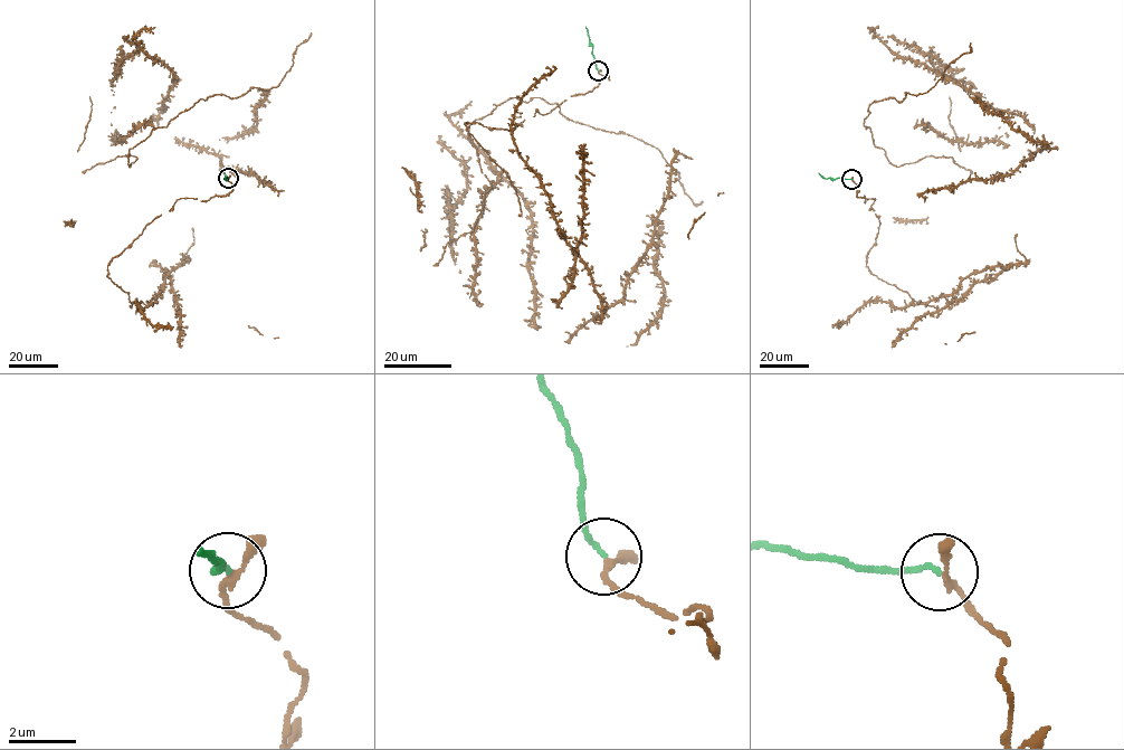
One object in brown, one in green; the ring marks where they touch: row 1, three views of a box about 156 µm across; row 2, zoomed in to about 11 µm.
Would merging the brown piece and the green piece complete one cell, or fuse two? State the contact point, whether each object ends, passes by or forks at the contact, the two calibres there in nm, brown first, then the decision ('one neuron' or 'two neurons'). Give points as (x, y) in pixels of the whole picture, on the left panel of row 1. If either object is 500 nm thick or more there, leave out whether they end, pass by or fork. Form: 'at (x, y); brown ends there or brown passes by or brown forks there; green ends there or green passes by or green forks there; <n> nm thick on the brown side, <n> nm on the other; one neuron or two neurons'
at (228, 178); brown passes by; green ends there; 170 nm thick on the brown side, 150 nm on the other; one neuron

